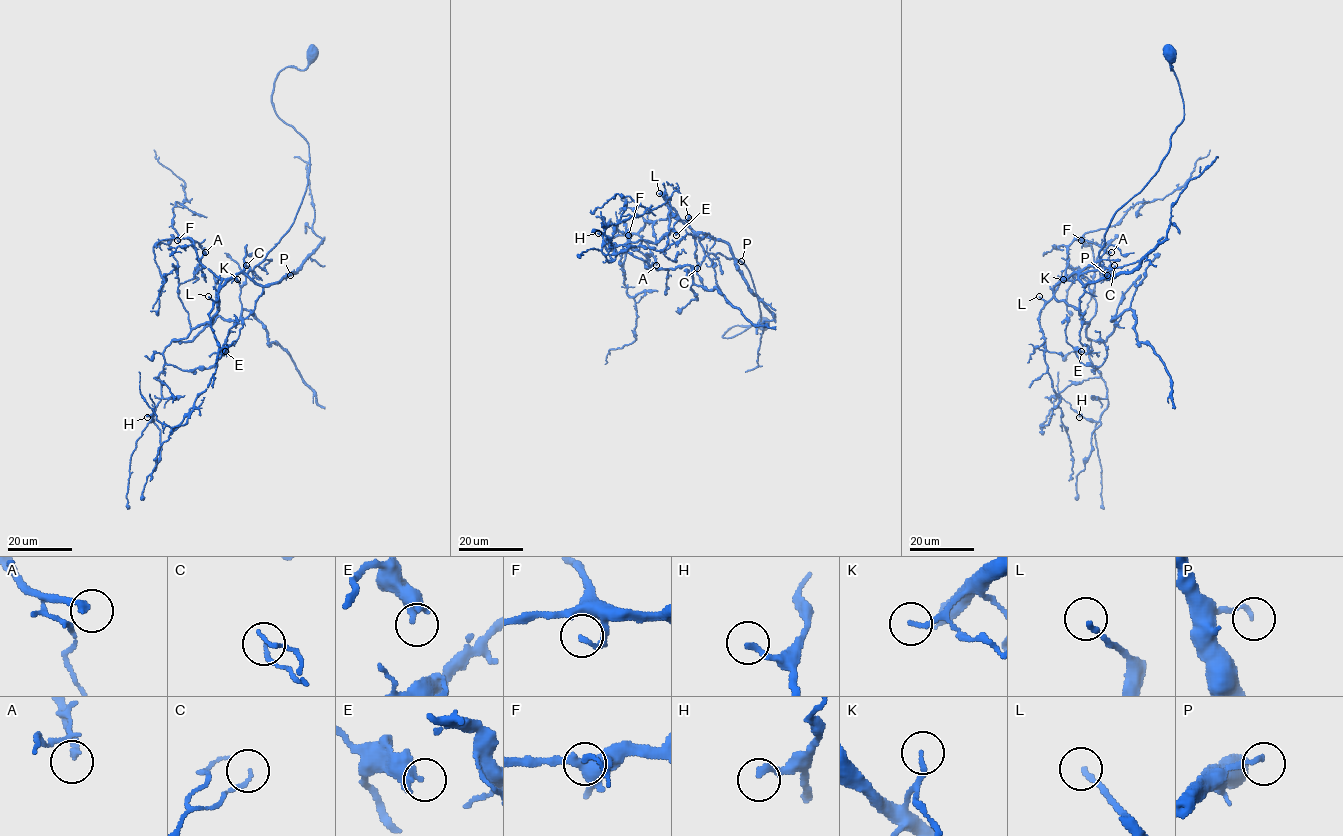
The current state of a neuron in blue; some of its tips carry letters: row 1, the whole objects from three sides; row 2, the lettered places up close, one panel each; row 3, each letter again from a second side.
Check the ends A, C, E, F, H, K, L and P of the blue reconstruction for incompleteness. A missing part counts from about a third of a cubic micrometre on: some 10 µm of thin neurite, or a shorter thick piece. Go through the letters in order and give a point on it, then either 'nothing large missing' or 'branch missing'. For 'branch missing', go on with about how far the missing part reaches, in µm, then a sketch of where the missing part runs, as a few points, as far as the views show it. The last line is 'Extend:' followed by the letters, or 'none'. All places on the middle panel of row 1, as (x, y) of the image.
A: at (656, 265); branch missing; about 30 µm are missing; missing branch runs (656, 265), (659, 267), (665, 292), (677, 309), (699, 328), (710, 330)
C: at (697, 268); nothing large missing
E: at (676, 235); nothing large missing
F: at (628, 235); nothing large missing
H: at (598, 233); nothing large missing
K: at (688, 217); nothing large missing
L: at (659, 193); branch missing; about 35 µm are missing; missing branch runs (659, 193), (654, 192), (647, 202), (649, 208), (644, 220), (650, 220), (656, 225), (653, 218)
P: at (741, 261); nothing large missing
Extend: A, L

